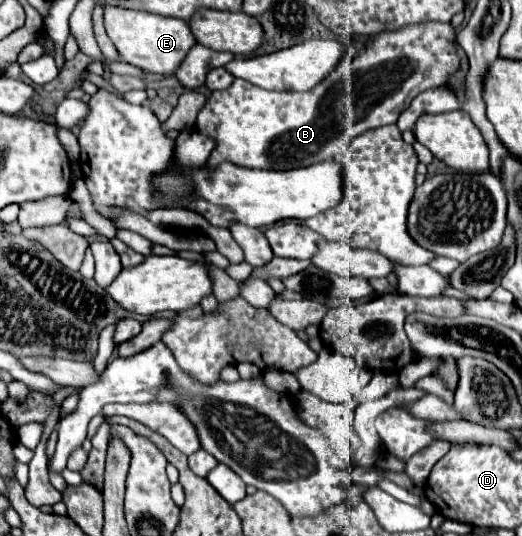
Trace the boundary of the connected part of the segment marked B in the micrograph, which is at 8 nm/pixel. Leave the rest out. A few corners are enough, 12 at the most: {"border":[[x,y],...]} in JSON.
{"border":[[453,24],[385,30],[309,92],[235,78],[207,160],[303,168],[459,70]]}

